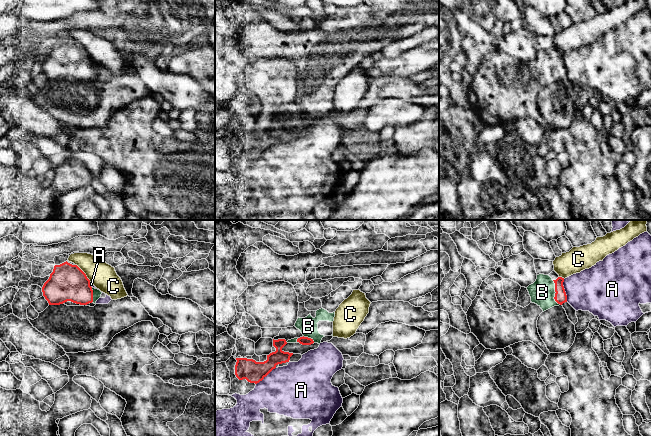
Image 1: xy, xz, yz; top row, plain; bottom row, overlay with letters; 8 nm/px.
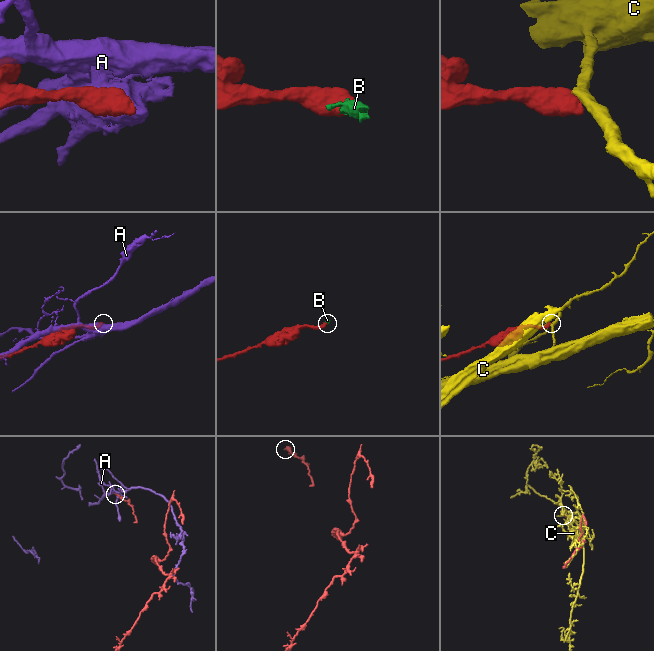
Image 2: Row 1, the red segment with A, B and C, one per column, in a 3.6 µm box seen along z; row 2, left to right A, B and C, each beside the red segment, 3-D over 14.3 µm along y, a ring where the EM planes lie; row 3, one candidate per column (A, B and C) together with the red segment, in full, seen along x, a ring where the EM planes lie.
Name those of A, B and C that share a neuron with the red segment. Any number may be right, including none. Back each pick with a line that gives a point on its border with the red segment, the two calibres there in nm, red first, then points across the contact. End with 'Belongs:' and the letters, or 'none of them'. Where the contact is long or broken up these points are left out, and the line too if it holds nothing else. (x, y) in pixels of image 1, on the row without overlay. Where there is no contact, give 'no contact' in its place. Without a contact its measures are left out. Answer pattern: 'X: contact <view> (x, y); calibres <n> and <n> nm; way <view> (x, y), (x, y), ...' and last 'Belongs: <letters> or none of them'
B: contact yz (555, 69); calibres 100 and 200 nm; way yz (560, 73), (555, 69), (542, 68)
Belongs: B

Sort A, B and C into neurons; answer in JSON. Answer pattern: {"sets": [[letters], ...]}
{"sets": [["A"], ["B"], ["C"]]}

